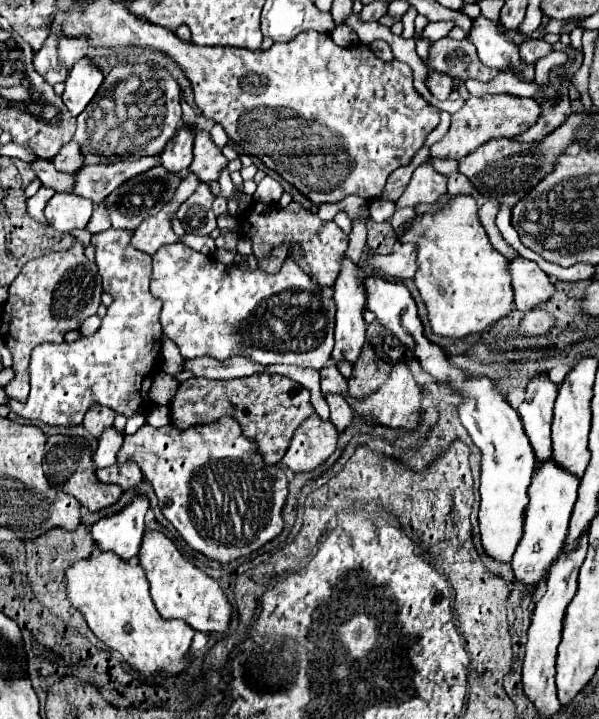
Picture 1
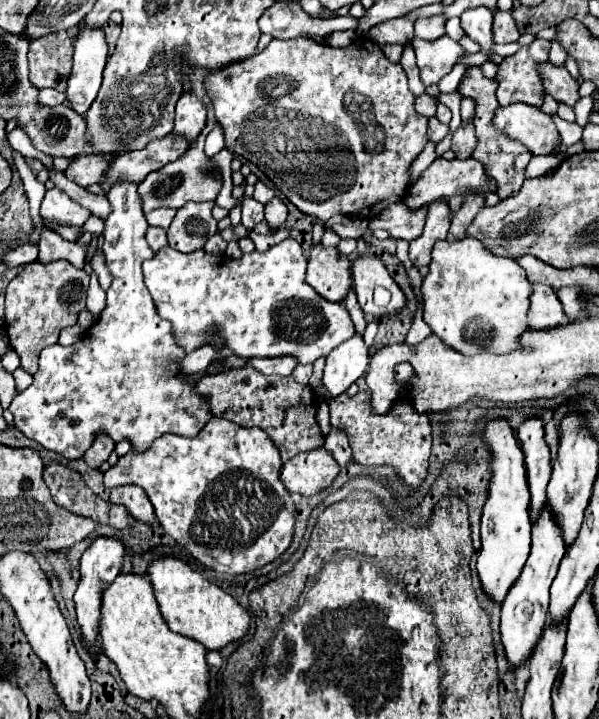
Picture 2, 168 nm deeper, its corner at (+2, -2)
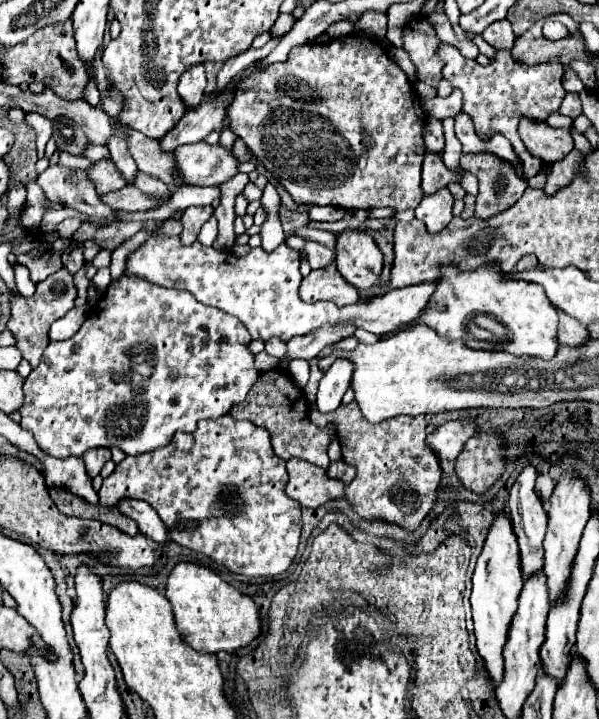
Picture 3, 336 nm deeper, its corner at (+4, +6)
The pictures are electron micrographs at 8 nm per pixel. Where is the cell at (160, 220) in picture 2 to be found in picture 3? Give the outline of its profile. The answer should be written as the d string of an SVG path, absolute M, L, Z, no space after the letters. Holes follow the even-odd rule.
M138 172L134 186L140 188L142 192L150 194L150 196L160 196L162 200L164 200L164 196L170 196L168 194L168 186L162 180L156 180L154 176L146 176L144 172Z

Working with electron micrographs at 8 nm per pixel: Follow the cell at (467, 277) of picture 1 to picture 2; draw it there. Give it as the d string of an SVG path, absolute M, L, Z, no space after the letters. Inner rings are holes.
M466 236L462 240L438 240L434 244L432 262L428 266L428 274L422 278L420 292L424 300L426 324L448 346L464 354L478 354L482 350L510 352L518 346L520 334L528 330L526 310L532 286L526 280L526 272L522 272L522 266L518 266L514 260L486 252L486 248L482 248L482 242L472 236Z

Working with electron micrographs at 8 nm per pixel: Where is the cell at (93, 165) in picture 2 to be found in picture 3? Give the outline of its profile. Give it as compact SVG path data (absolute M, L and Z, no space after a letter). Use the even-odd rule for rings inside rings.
M112 160L96 162L96 166L92 170L88 170L88 176L96 182L96 188L98 188L100 196L126 186L120 172L116 172L116 166L112 164Z

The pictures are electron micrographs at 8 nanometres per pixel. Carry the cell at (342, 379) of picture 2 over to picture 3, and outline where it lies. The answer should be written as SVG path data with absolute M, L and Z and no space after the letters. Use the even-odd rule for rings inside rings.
M338 358L320 380L320 388L316 394L316 408L324 414L334 412L350 386L350 378L352 378L352 362Z

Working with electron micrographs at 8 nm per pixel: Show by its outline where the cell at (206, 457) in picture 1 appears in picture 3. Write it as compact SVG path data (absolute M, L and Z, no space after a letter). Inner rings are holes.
M222 416L222 418L216 418L216 420L200 420L196 432L192 434L186 434L186 432L176 432L174 440L164 446L164 448L156 448L152 452L146 452L146 454L140 454L138 456L126 456L118 466L116 470L104 480L98 496L100 496L100 504L102 506L116 506L120 500L124 498L136 498L136 500L144 500L148 502L158 514L160 518L164 520L164 524L168 526L168 534L170 534L170 540L184 546L184 548L190 548L194 552L200 552L208 558L212 558L216 564L220 566L226 566L230 572L234 574L242 574L242 576L250 576L250 578L258 578L258 576L266 576L266 578L274 578L274 576L280 576L284 574L292 560L296 558L296 552L298 552L298 544L300 544L300 534L302 534L302 520L300 520L300 506L288 498L288 494L284 492L284 484L288 484L288 474L286 474L286 462L280 460L274 452L272 452L272 444L270 444L270 436L264 428L252 424L250 420L234 420L232 416Z

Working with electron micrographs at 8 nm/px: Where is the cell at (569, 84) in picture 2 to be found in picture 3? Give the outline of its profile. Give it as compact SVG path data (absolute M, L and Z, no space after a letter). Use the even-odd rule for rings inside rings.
M566 94L558 112L560 112L560 114L564 114L564 116L568 116L568 118L572 118L572 120L574 120L574 118L578 118L578 116L582 114L578 94Z

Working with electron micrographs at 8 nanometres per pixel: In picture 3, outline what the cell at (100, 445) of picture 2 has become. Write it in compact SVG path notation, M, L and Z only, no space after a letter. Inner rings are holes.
M92 448L92 450L88 450L82 458L84 458L84 462L86 462L86 472L88 472L88 476L94 478L94 476L100 474L100 470L102 470L104 464L112 458L112 454L110 454L108 448Z

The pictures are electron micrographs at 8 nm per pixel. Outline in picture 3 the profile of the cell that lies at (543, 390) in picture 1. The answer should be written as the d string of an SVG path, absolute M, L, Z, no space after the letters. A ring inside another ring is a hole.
M532 466L524 468L522 474L518 476L518 480L514 482L514 486L510 490L510 500L508 500L510 520L512 520L512 526L516 530L516 540L518 540L518 548L520 548L520 566L522 566L524 580L528 580L528 576L534 576L536 572L540 572L544 566L542 540L544 540L544 532L546 532L546 512L542 508L542 500L534 492L536 476L538 474Z

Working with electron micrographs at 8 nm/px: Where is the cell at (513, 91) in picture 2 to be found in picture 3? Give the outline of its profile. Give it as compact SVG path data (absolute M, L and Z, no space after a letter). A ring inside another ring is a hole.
M440 44L438 48L440 58L446 62L444 78L450 80L458 90L464 94L462 112L468 114L474 122L474 130L480 138L492 138L494 134L504 134L520 158L524 166L524 178L532 178L542 170L542 160L534 158L524 142L518 136L518 122L522 118L544 122L552 112L558 112L560 100L566 94L562 88L562 74L564 66L558 62L548 64L534 64L524 66L512 60L508 50L497 50L496 58L487 66L482 66L476 60L464 58L454 46Z

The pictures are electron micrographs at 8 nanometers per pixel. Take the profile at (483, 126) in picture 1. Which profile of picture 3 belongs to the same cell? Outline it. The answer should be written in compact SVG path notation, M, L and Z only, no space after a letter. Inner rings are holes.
M526 118L520 122L520 138L524 140L528 152L544 162L564 160L574 148L570 130L550 128L546 122L534 122Z

